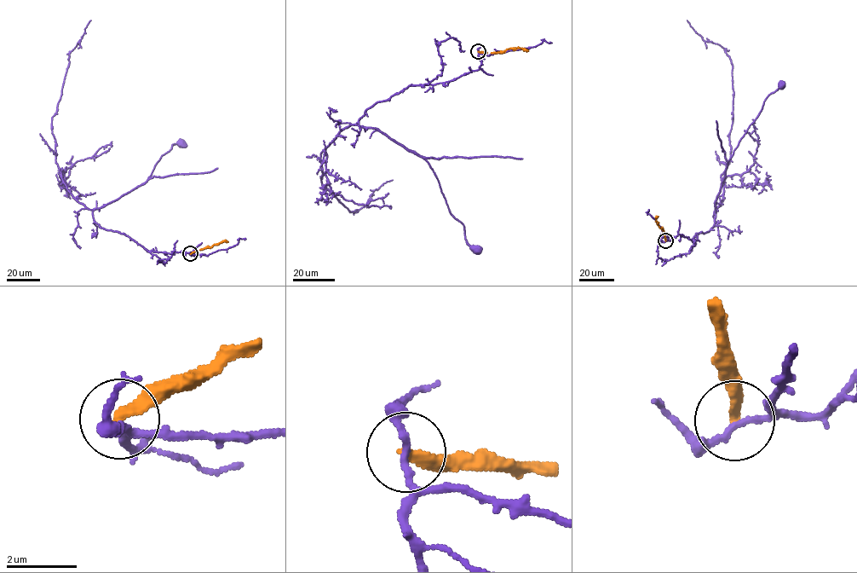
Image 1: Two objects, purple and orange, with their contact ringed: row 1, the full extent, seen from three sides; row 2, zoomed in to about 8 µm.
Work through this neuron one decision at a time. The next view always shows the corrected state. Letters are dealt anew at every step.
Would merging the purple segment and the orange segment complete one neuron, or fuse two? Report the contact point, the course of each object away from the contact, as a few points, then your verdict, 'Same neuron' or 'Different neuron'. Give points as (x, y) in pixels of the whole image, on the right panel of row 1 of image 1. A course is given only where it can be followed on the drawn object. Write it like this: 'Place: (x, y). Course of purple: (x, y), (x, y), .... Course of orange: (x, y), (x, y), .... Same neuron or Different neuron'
Place: (665, 240). Course of purple: (665, 240), (680, 234), (694, 244), (693, 237), (714, 224), (714, 204), (726, 164), (765, 99), (782, 85). Course of orange: (665, 240), (662, 228), (656, 220), (658, 216). Different neuron

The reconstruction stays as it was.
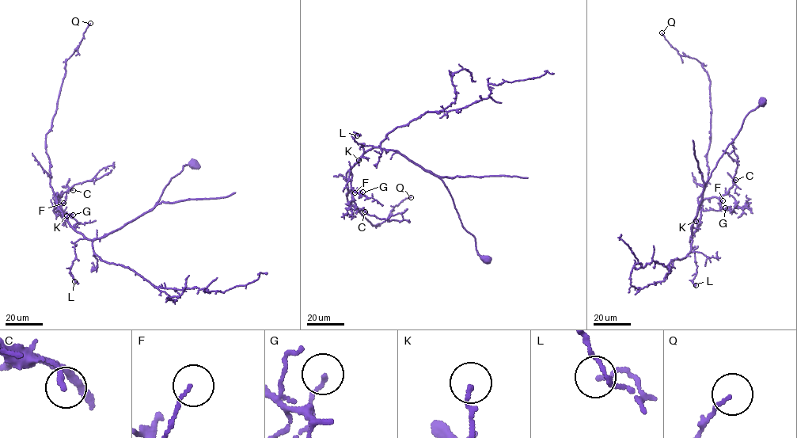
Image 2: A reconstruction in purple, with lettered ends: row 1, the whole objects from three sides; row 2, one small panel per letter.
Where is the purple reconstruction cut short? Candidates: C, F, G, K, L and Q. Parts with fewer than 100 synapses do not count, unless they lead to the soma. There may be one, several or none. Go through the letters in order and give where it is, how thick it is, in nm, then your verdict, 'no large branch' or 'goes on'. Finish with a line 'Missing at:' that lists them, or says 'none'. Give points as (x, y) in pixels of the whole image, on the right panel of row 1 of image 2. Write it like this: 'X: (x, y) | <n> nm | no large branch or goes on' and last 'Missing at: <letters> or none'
C: (735, 180) | 190 nm | no large branch
F: (722, 200) | 100 nm | no large branch
G: (725, 207) | 120 nm | no large branch
K: (696, 221) | 130 nm | no large branch
L: (696, 285) | 130 nm | no large branch
Q: (662, 32) | 100 nm | no large branch
Missing at: none

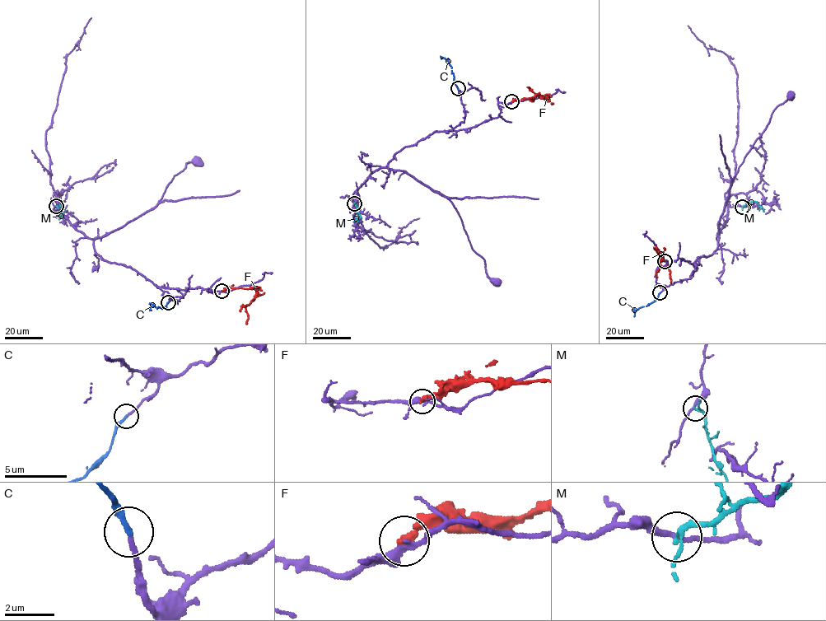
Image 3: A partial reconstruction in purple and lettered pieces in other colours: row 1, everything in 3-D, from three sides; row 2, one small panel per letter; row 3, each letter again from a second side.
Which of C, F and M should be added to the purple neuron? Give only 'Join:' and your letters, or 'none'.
Join: C

